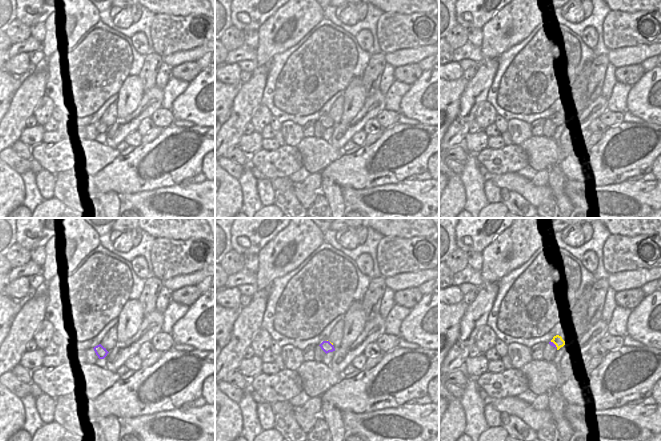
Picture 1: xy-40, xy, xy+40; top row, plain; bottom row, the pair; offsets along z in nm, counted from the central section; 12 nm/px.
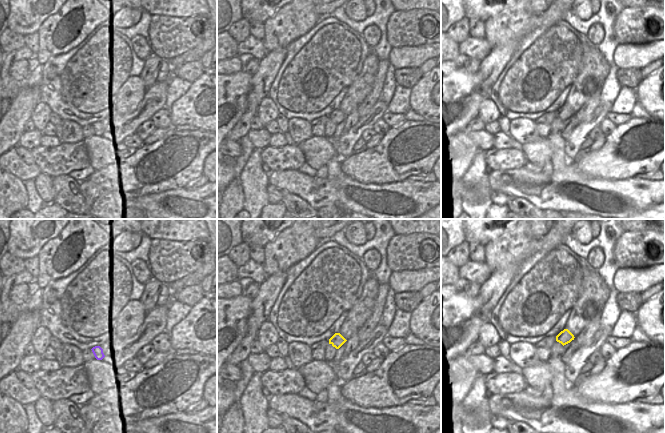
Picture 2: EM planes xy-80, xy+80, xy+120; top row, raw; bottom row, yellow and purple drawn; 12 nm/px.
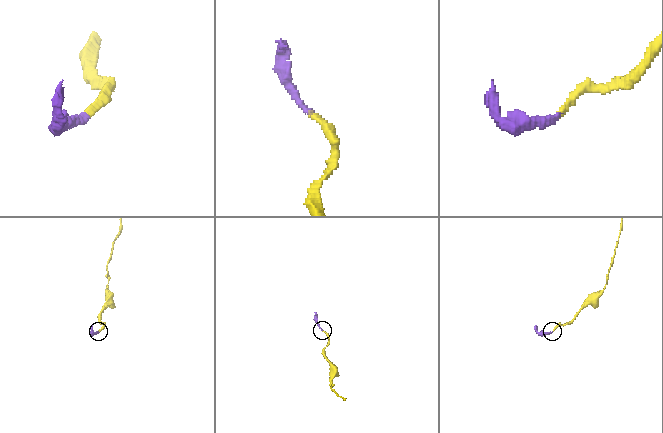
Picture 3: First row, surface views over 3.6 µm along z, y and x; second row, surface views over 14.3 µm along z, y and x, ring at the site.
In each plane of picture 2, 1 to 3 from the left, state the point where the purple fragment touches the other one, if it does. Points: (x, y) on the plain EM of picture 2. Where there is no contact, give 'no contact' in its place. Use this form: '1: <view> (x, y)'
1: no contact
2: no contact
3: no contact

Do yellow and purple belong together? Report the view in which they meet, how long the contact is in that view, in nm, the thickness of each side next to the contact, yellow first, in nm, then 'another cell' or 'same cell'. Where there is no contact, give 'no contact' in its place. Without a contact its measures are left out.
contact in xy+40; length 130 nm; calibres 120 and 50 nm; another cell

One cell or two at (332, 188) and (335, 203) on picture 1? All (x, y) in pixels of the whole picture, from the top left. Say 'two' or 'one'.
one

